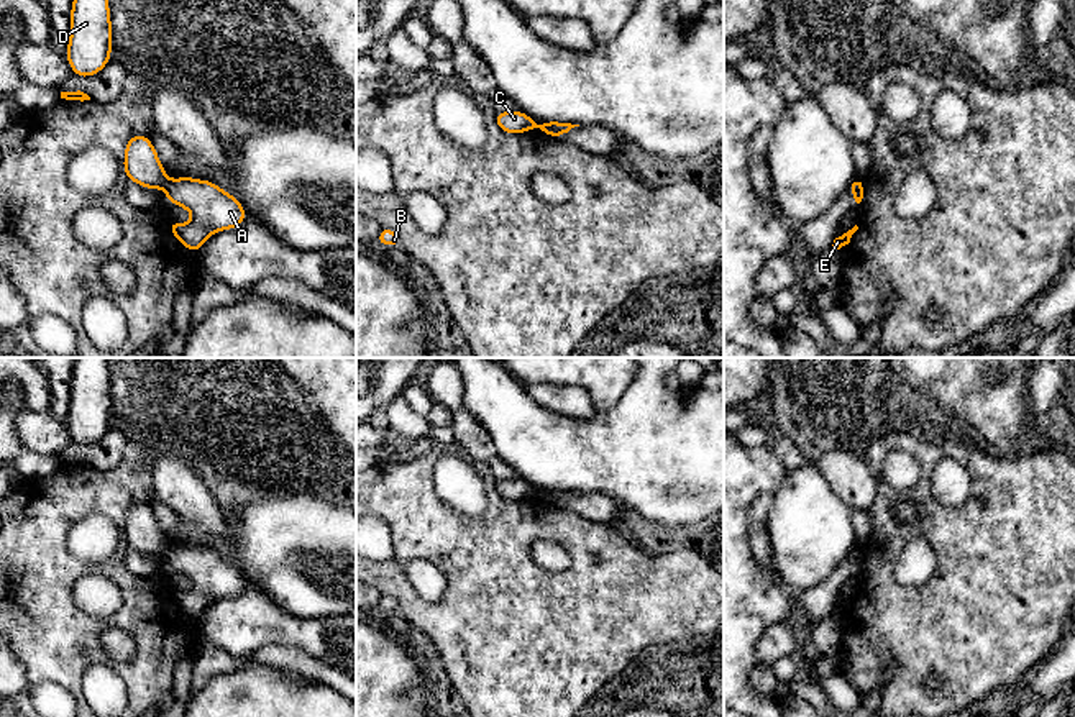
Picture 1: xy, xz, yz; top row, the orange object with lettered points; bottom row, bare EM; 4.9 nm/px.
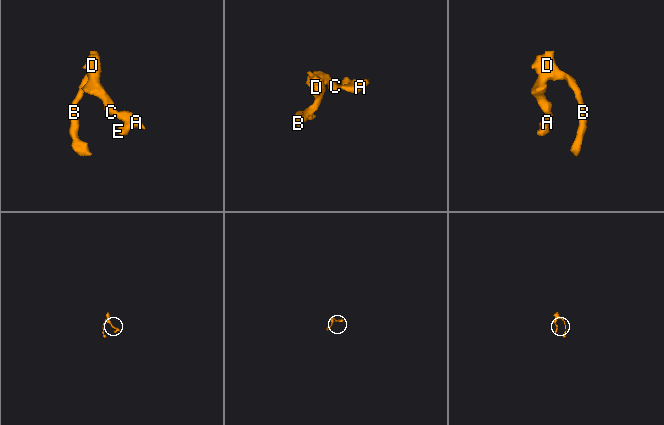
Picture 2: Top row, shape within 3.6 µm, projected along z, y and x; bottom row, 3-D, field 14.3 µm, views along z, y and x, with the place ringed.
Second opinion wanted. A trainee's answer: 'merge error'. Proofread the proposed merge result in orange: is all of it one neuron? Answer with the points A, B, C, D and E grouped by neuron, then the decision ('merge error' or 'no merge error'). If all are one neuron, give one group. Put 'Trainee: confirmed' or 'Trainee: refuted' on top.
Trainee: confirmed
groups A E / B C D; merge error

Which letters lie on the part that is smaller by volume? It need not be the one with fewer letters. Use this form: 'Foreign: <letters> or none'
Foreign: A, E

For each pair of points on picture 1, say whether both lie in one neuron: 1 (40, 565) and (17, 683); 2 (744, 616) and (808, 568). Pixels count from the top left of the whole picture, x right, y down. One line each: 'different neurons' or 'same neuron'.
1: different neurons
2: different neurons

